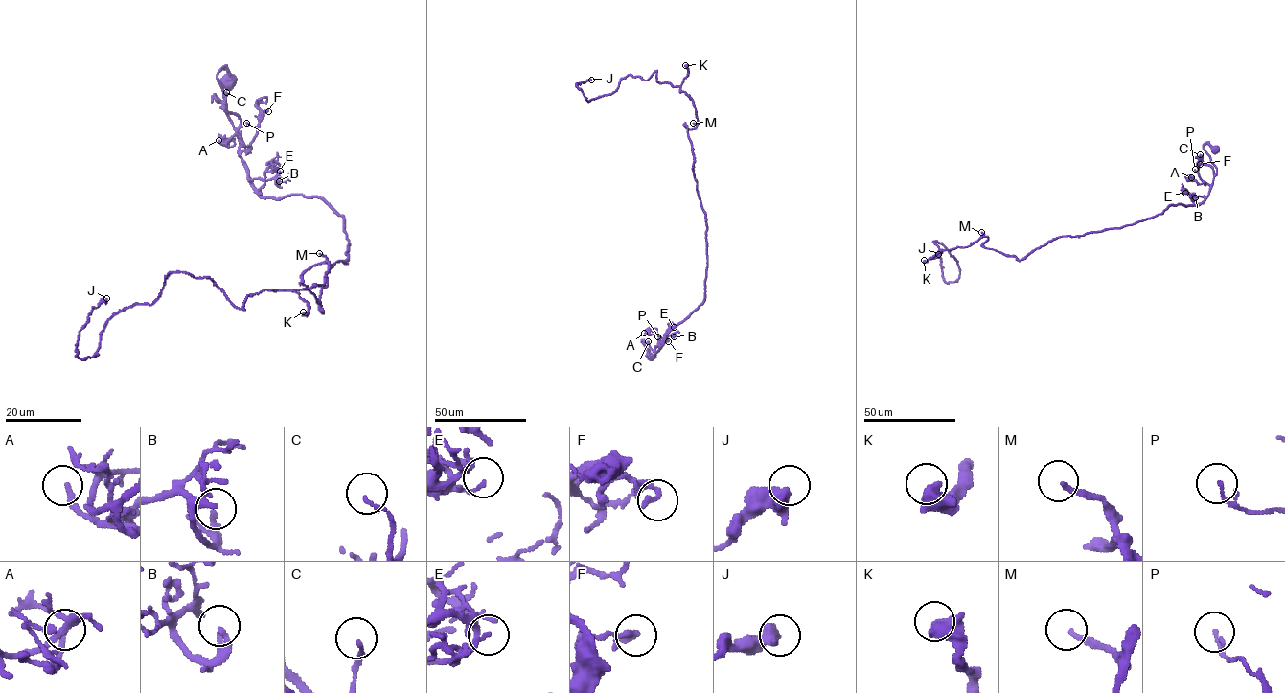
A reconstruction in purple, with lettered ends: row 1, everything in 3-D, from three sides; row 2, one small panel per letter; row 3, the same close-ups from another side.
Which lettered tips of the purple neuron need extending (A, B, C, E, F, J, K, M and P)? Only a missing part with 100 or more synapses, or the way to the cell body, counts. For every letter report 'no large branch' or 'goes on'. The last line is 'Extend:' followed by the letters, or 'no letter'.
A: no large branch
B: no large branch
C: no large branch
E: no large branch
F: no large branch
J: no large branch
K: no large branch
M: goes on
P: no large branch
Extend: M

